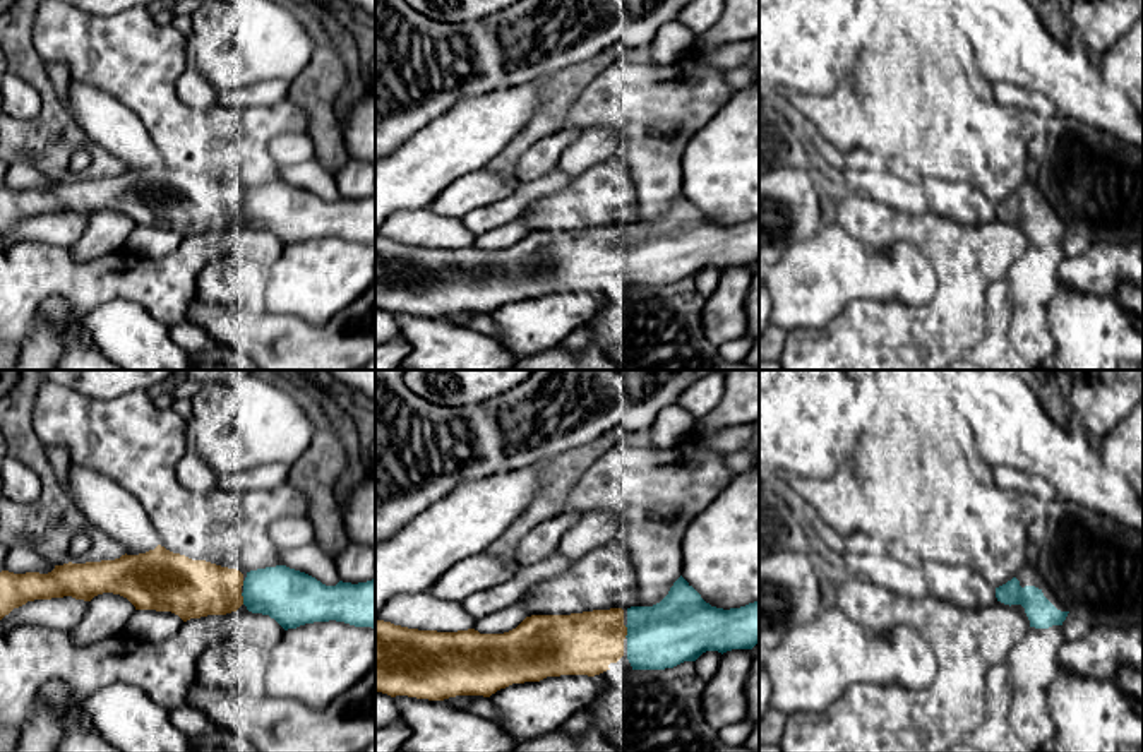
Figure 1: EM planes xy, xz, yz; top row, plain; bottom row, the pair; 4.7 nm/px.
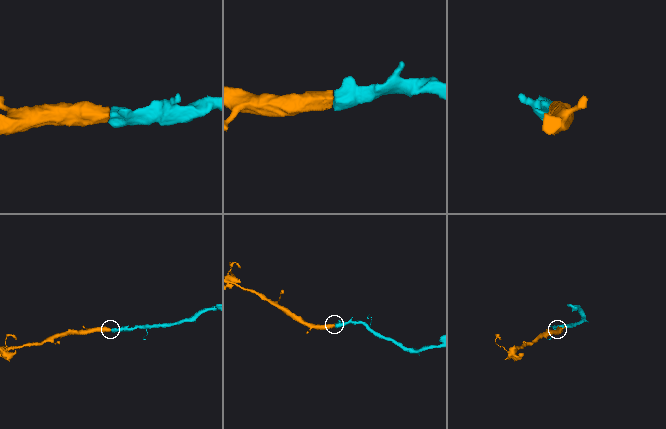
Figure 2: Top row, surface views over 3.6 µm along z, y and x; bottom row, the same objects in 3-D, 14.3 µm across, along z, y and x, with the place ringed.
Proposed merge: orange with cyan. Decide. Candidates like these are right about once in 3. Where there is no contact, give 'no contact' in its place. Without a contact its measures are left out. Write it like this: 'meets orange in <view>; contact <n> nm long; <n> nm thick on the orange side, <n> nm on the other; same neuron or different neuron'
meets orange in xy; contact 60 nm long; 280 nm thick on the orange side, 260 nm on the other; same neuron

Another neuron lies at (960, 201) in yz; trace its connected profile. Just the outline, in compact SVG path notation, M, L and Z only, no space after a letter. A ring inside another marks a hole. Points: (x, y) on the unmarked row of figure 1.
M922 178L920 187L931 212L966 224L984 224L997 218L996 204L966 182Z

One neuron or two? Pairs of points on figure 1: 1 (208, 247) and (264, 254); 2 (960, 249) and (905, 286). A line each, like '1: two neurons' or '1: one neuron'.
1: one neuron
2: two neurons

